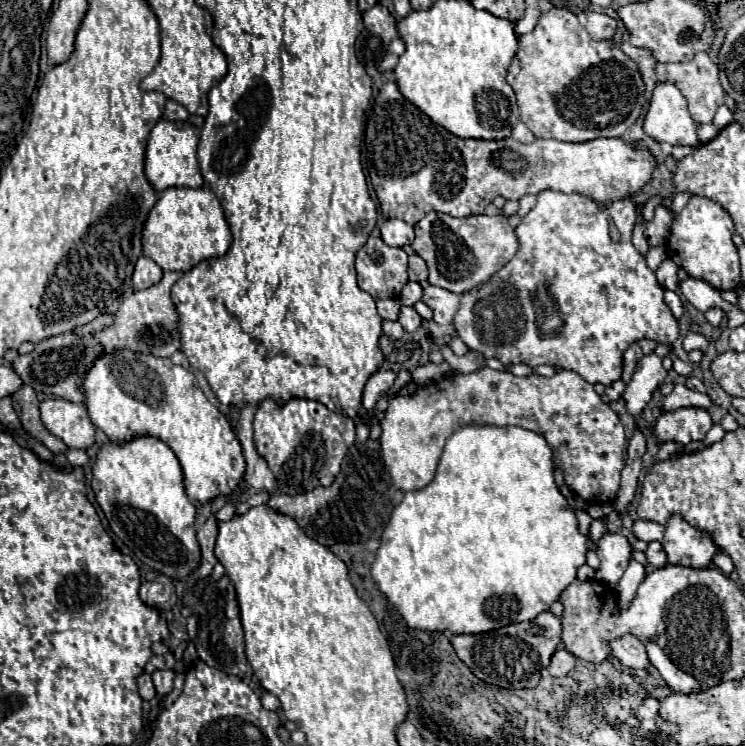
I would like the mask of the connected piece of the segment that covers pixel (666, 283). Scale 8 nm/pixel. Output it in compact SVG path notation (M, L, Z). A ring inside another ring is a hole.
M664 258L664 262L656 270L656 278L664 288L676 290L676 286L678 286L678 266L670 258Z

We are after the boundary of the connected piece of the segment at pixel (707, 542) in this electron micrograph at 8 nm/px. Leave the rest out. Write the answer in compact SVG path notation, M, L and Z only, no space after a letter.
M678 514L668 520L662 546L668 554L670 564L688 568L708 568L716 554L712 538L706 532L690 526Z

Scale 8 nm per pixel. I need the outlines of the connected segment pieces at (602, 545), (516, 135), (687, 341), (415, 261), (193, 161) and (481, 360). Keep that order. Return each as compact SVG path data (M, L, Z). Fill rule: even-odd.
M606 532L598 540L596 554L600 558L600 568L596 570L598 580L608 586L616 586L632 560L632 546L628 538L616 532Z
M518 122L518 124L514 126L512 138L518 140L518 142L532 142L532 140L536 140L536 136L534 136L534 134L526 128L526 124L522 124L522 122Z
M688 332L686 338L684 338L684 350L690 352L690 350L700 350L700 352L706 352L710 340L704 336L704 334L696 334L696 332Z
M418 254L410 256L408 276L410 276L410 280L416 280L416 282L424 282L428 278L428 266L426 266L426 262Z
M160 120L154 126L154 130L150 132L148 144L146 144L144 176L156 192L162 192L170 186L176 186L176 188L200 188L200 186L204 186L204 178L200 174L198 156L196 156L198 140L200 140L200 130L190 122Z
M440 344L440 352L442 352L444 360L452 366L452 370L462 372L462 374L470 374L470 372L476 372L478 368L486 366L486 358L480 356L480 352L468 350L464 356L456 356L446 344Z

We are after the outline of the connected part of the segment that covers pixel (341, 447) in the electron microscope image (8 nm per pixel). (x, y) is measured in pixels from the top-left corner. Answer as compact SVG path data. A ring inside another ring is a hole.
M268 398L258 406L254 416L256 450L272 470L282 494L294 496L318 486L330 486L354 438L356 428L352 418L330 412L324 404L304 398L292 398L282 406ZM328 458L332 458L332 464L328 464Z

